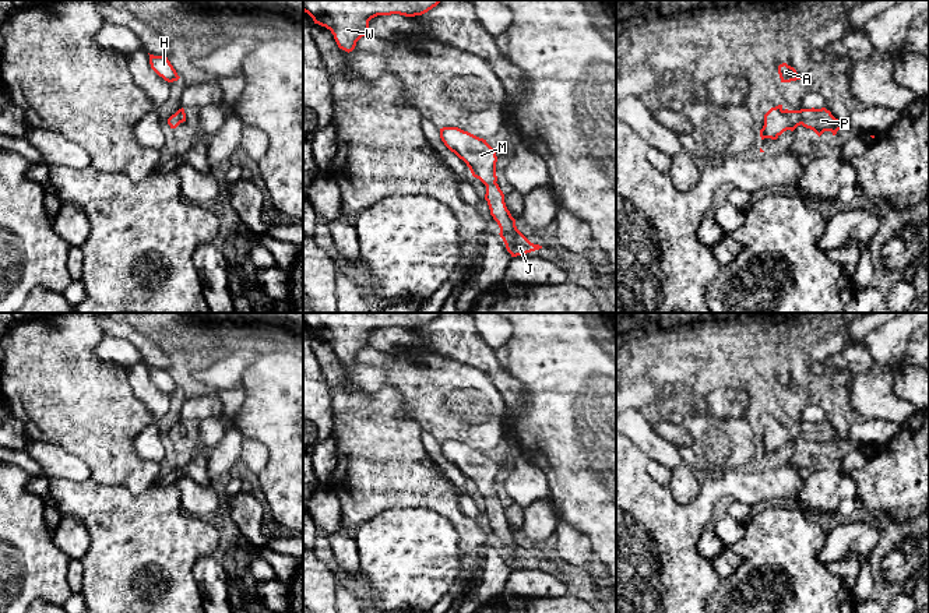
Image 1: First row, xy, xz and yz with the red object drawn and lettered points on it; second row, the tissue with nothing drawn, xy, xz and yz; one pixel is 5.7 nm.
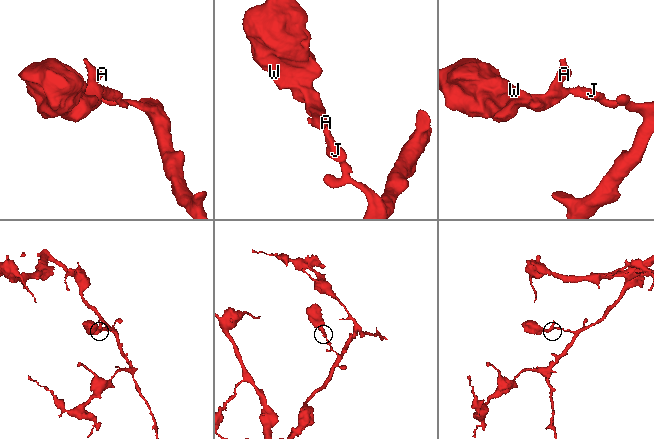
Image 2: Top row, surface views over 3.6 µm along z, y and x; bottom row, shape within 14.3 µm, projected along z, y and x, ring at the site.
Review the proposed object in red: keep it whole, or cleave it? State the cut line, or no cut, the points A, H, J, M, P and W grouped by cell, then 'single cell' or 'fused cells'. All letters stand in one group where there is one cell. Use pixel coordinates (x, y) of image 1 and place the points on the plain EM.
no cut | A H J M P W | single cell

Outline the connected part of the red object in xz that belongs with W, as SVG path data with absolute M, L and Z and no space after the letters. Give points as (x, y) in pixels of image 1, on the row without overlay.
M303 313L303 324L314 337L334 348L339 362L352 364L356 355L370 346L369 334L377 328L422 328L441 313Z

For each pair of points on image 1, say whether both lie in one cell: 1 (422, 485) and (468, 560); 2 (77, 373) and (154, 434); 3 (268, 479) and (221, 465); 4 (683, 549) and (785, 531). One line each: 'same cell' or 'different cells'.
1: same cell
2: different cells
3: different cells
4: different cells

